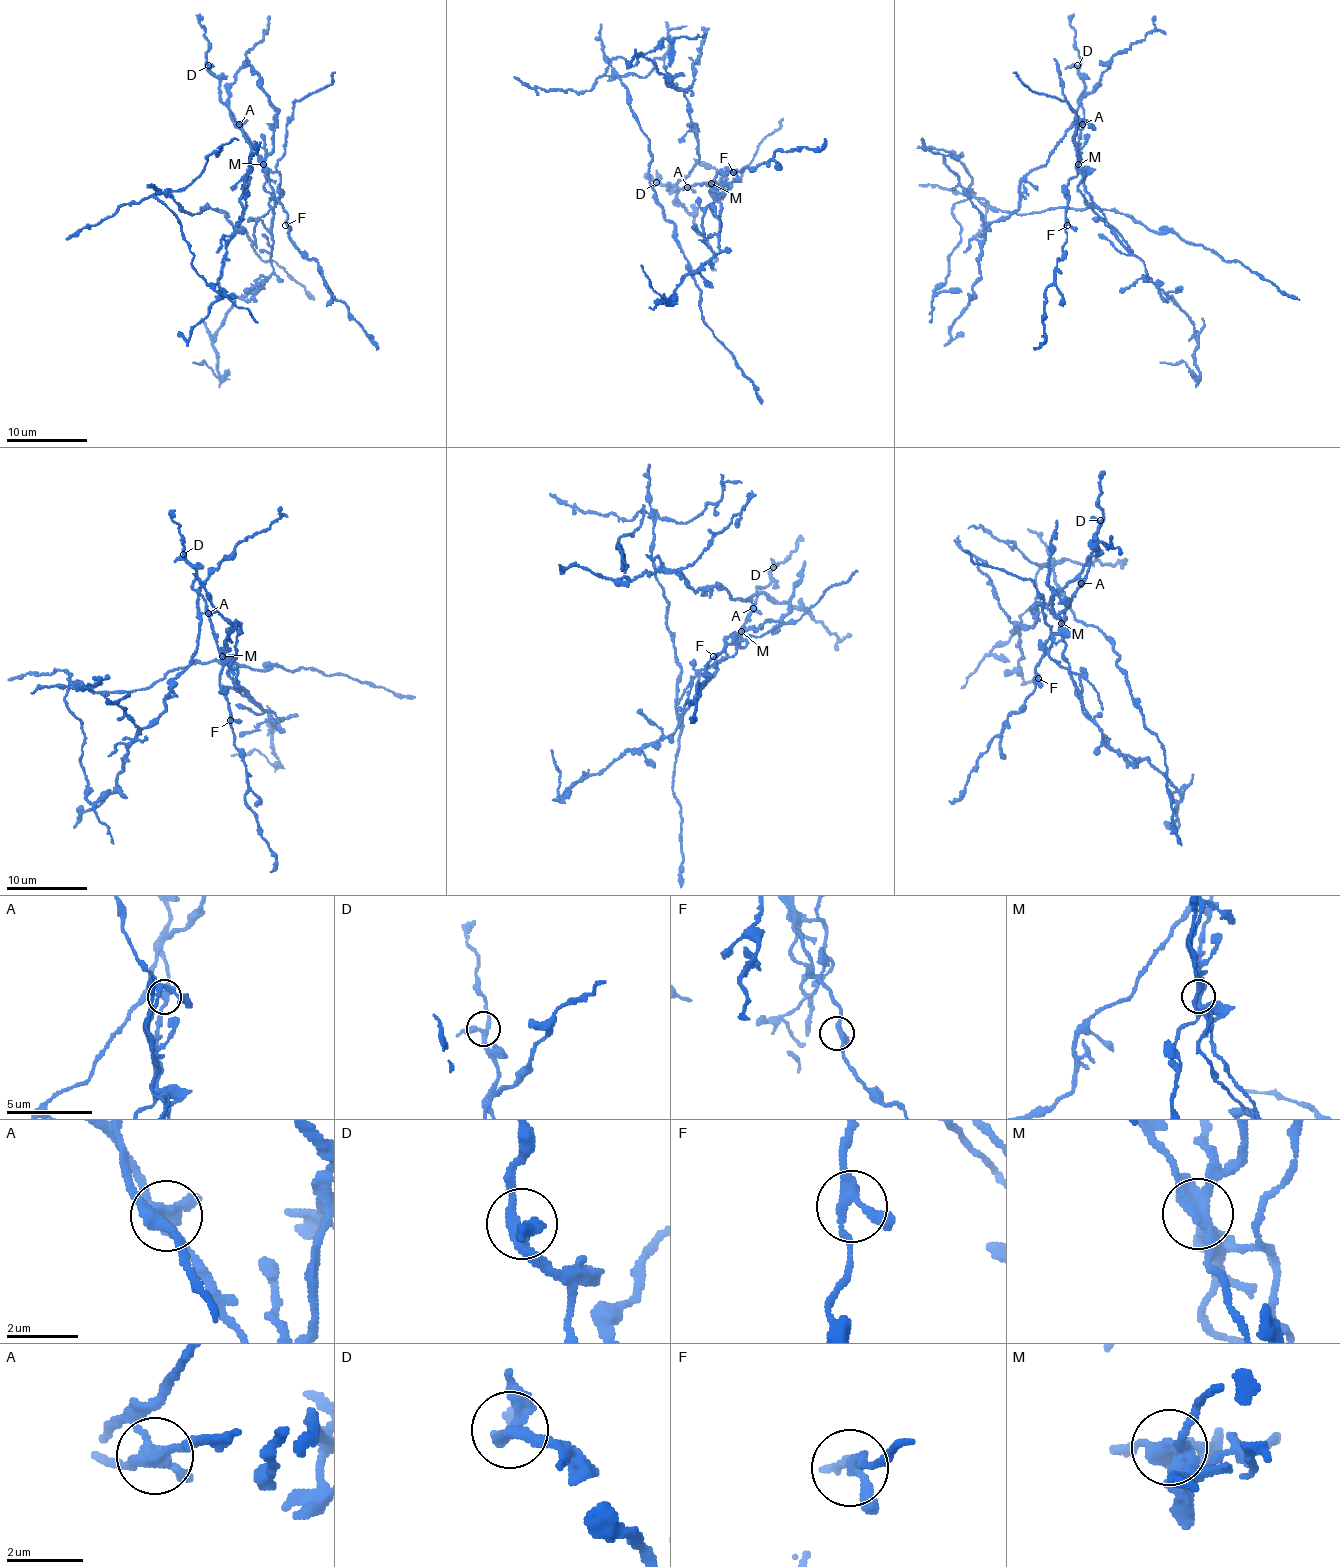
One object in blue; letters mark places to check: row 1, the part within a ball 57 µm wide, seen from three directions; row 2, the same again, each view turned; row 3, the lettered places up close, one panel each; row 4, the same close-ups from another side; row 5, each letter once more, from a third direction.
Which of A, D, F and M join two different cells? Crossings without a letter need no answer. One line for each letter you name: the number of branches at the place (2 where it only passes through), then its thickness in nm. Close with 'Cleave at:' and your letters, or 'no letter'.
A: branches 3; calibre 320 nm
M: branches 3; calibre 360 nm
Cleave at: A, M

